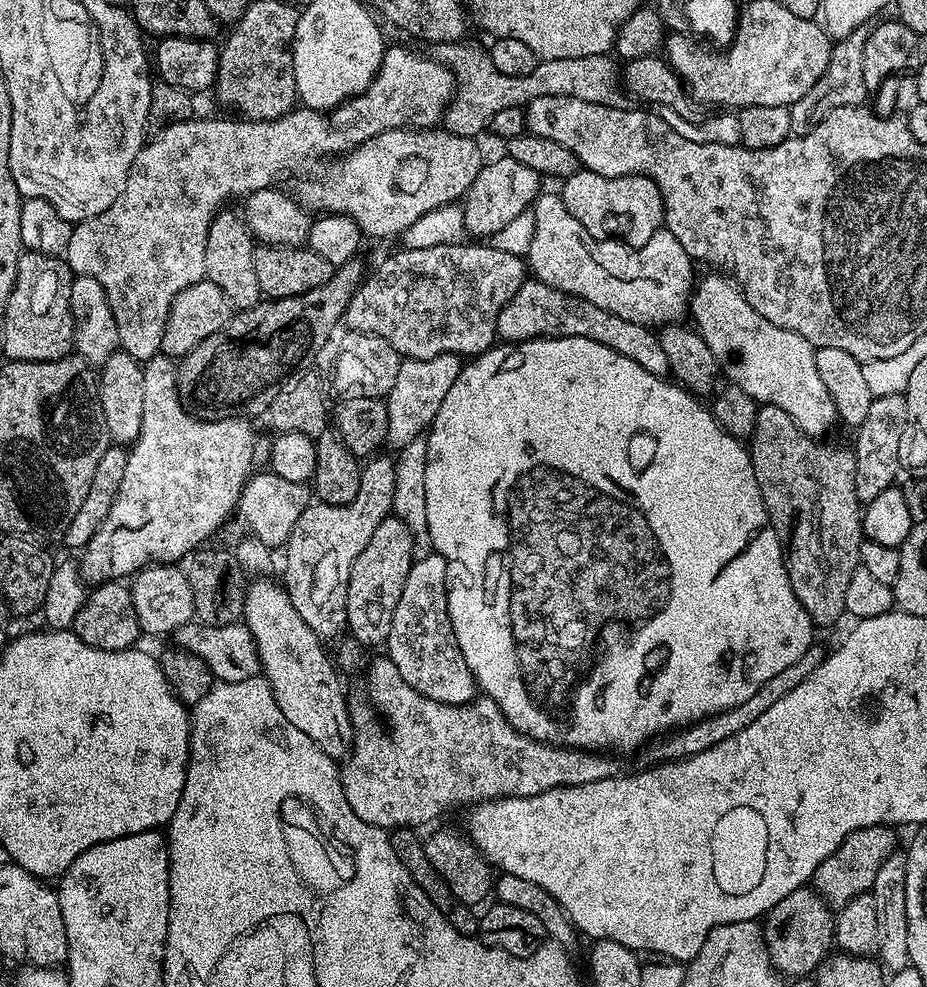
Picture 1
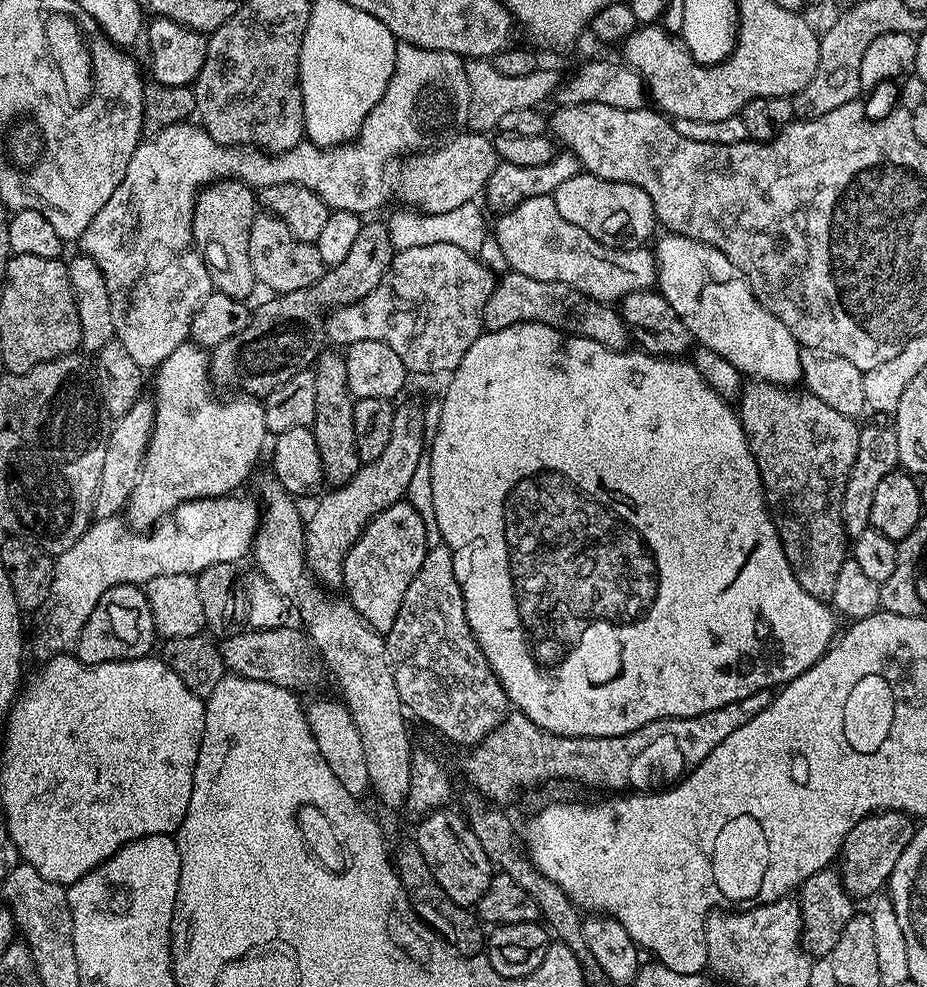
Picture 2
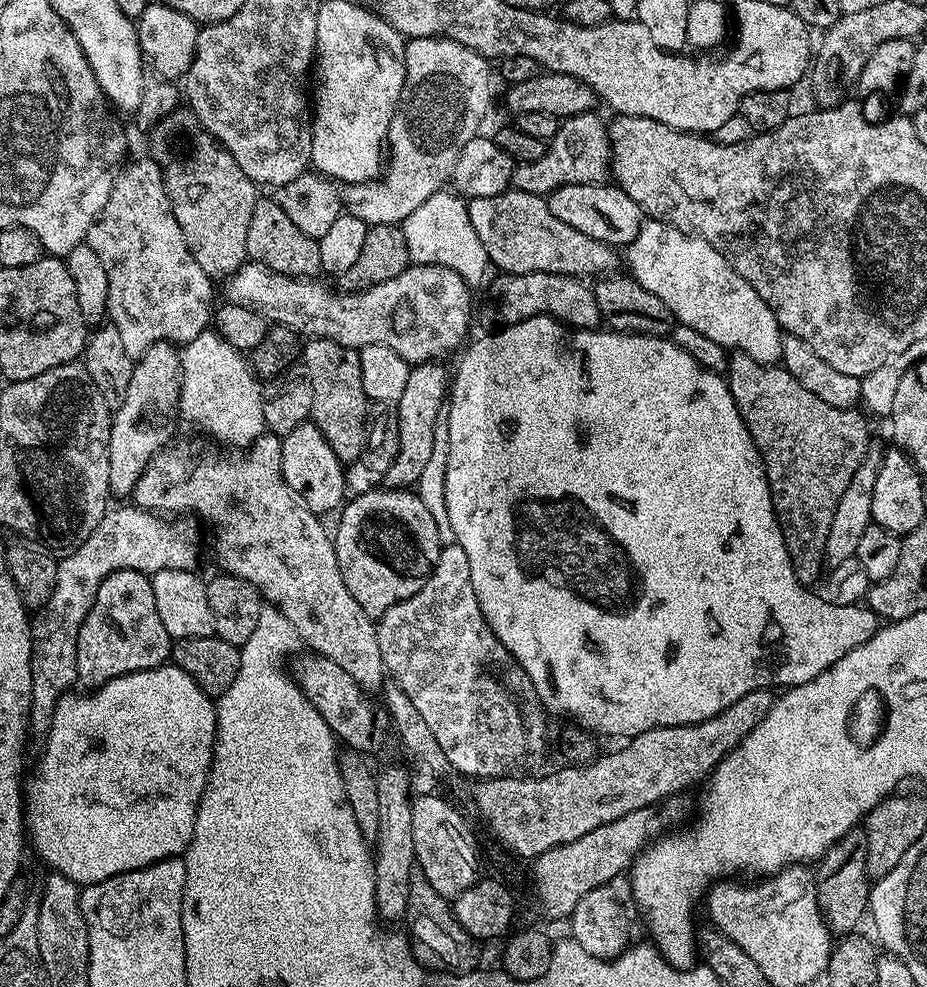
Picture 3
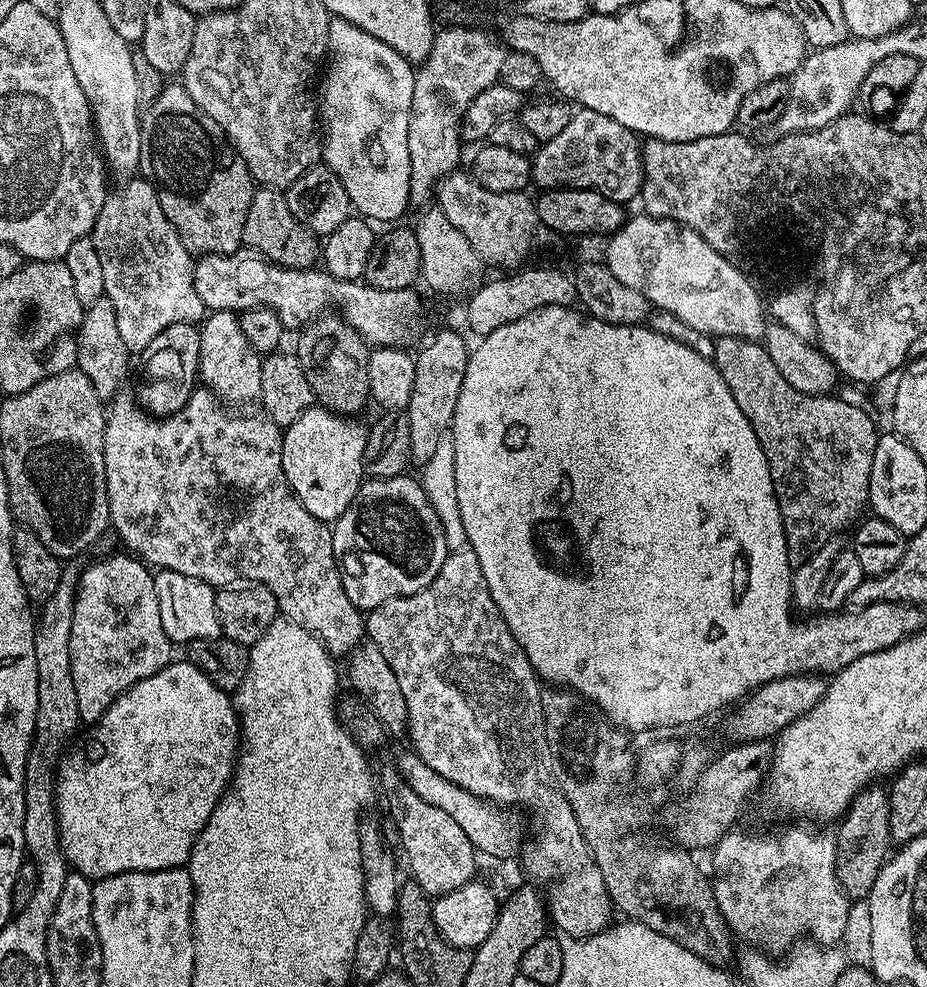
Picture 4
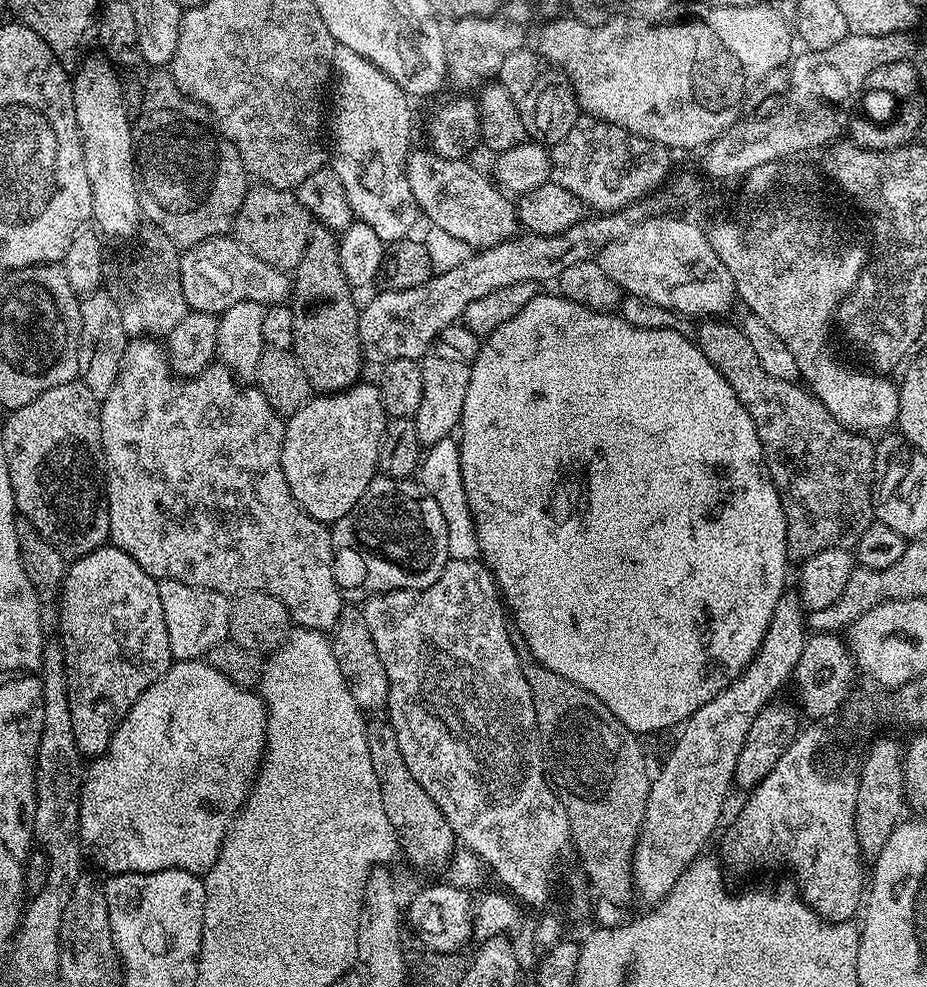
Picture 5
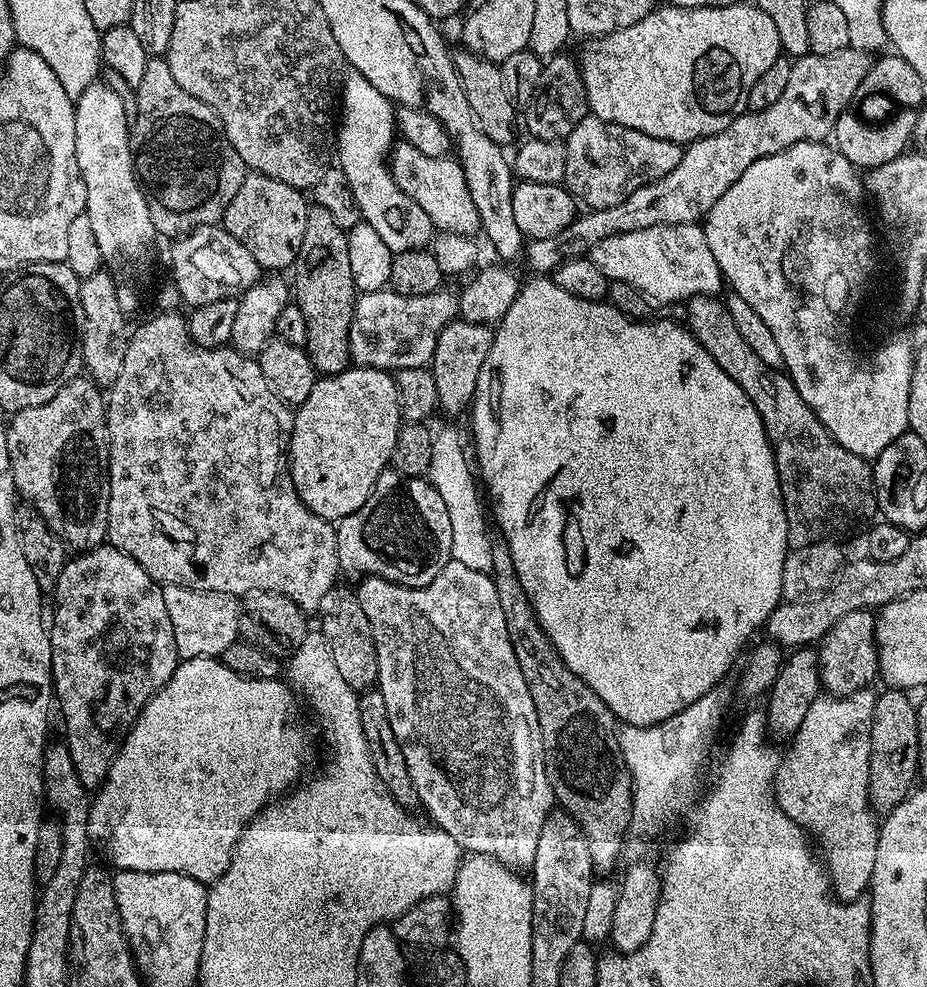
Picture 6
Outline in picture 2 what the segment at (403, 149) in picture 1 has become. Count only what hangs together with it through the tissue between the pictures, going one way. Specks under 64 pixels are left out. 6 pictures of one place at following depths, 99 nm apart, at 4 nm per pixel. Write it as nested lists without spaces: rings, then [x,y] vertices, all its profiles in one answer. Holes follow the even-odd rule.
[[[469,131],[468,136],[464,135],[453,136],[441,147],[409,155],[401,163],[405,164],[400,168],[400,185],[395,185],[394,192],[408,203],[405,205],[418,206],[421,212],[442,214],[473,203],[476,195],[487,189],[498,163],[495,143],[478,132]]]

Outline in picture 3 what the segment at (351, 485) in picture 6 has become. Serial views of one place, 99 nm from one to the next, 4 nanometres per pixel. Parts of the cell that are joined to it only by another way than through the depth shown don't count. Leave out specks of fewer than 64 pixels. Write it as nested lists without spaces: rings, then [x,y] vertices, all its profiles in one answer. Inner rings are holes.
[[[309,422],[298,426],[282,438],[282,474],[290,490],[294,490],[297,498],[312,512],[335,513],[345,503],[344,472],[345,465],[341,464],[338,454],[334,454],[330,442],[322,438],[315,424]]]

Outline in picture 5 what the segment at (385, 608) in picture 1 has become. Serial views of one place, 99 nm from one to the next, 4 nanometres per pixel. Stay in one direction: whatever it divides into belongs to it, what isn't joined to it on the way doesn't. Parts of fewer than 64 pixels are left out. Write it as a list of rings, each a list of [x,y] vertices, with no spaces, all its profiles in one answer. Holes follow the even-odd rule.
[[[377,475],[354,510],[331,525],[330,535],[334,578],[341,597],[348,602],[364,602],[379,593],[397,592],[403,588],[429,588],[450,559],[446,546],[446,518],[442,518],[438,502],[434,502],[432,495],[412,478],[395,480],[392,476]]]

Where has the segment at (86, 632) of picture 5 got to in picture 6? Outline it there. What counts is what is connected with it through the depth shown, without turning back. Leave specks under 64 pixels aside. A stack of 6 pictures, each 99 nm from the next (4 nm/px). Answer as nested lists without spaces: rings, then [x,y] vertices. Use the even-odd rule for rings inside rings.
[[[101,546],[76,556],[65,563],[62,578],[54,589],[56,609],[50,612],[50,639],[52,642],[52,683],[54,696],[64,715],[64,736],[74,770],[82,778],[82,786],[99,789],[108,776],[112,759],[128,729],[148,700],[174,674],[178,657],[174,646],[174,630],[170,626],[170,613],[166,610],[164,589],[134,562],[125,552],[111,546]]]

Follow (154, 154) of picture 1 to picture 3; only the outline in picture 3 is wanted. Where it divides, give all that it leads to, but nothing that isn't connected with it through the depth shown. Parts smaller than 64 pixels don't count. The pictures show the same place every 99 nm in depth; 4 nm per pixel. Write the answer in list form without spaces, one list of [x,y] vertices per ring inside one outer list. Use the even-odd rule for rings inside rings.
[[[441,36],[408,40],[404,46],[404,65],[404,89],[400,95],[400,104],[390,122],[386,141],[386,167],[383,169],[382,179],[366,184],[349,184],[342,192],[347,215],[362,218],[362,222],[370,226],[403,225],[404,220],[414,214],[414,210],[418,210],[418,206],[422,206],[426,198],[430,198],[430,194],[441,191],[451,181],[462,146],[466,146],[466,142],[470,142],[481,131],[480,123],[492,104],[493,65],[487,56],[470,50],[470,46],[462,46],[462,42],[454,42]],[[155,160],[125,163],[106,206],[90,226],[86,243],[106,270],[110,282],[107,319],[118,330],[131,360],[139,360],[154,342],[168,340],[183,346],[209,331],[214,320],[214,280],[194,262],[194,254],[182,238],[182,226],[174,218],[164,185],[164,171]]]

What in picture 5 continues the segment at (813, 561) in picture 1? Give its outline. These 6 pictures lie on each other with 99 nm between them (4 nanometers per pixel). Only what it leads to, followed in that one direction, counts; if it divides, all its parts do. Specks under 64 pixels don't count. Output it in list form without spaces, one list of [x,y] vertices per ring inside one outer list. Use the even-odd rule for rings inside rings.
[[[728,318],[701,319],[694,343],[700,349],[700,353],[708,359],[710,366],[714,366],[718,374],[726,378],[730,390],[734,390],[738,402],[742,402],[742,406],[754,422],[768,473],[772,475],[778,498],[782,502],[786,518],[789,561],[803,562],[814,554],[831,548],[855,549],[858,538],[862,538],[866,526],[874,522],[872,490],[876,471],[876,450],[873,441],[868,441],[871,439],[865,433],[853,432],[851,428],[845,428],[840,424],[834,414],[816,399],[807,387],[766,374],[766,369],[763,368],[762,362],[758,362],[750,342],[746,342],[746,334],[739,323],[731,324]]]

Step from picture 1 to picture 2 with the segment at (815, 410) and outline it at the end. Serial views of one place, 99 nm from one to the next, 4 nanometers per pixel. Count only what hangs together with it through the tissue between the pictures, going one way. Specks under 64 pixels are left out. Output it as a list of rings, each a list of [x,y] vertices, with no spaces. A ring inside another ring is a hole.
[[[664,234],[660,241],[655,241],[656,284],[658,290],[674,306],[674,311],[682,322],[686,322],[686,330],[690,330],[693,341],[701,348],[714,350],[714,354],[722,354],[726,362],[731,362],[745,377],[753,380],[765,380],[781,386],[796,386],[802,380],[802,358],[799,342],[758,302],[758,298],[750,290],[744,275],[714,246],[698,242],[694,238],[686,238],[675,234]]]

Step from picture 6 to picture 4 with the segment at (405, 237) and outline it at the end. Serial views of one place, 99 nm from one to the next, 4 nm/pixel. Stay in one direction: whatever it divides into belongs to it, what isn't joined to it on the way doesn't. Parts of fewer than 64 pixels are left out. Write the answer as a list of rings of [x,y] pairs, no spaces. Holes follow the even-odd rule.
[[[329,19],[326,71],[322,76],[322,124],[328,127],[328,133],[322,136],[322,160],[346,186],[353,209],[372,222],[399,221],[396,219],[410,208],[408,121],[415,77],[416,68],[398,50],[350,22]]]

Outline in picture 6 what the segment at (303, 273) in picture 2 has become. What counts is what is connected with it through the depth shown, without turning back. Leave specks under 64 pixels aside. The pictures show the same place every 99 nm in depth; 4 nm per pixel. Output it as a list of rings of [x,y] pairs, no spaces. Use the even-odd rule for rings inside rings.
[[[249,171],[242,186],[238,186],[238,194],[234,194],[230,206],[226,206],[222,226],[231,236],[238,238],[250,254],[254,254],[261,269],[291,269],[306,234],[306,214],[310,204],[306,196],[304,201],[304,196],[301,189],[286,186],[286,182],[278,182],[278,178],[266,178],[261,172]]]

